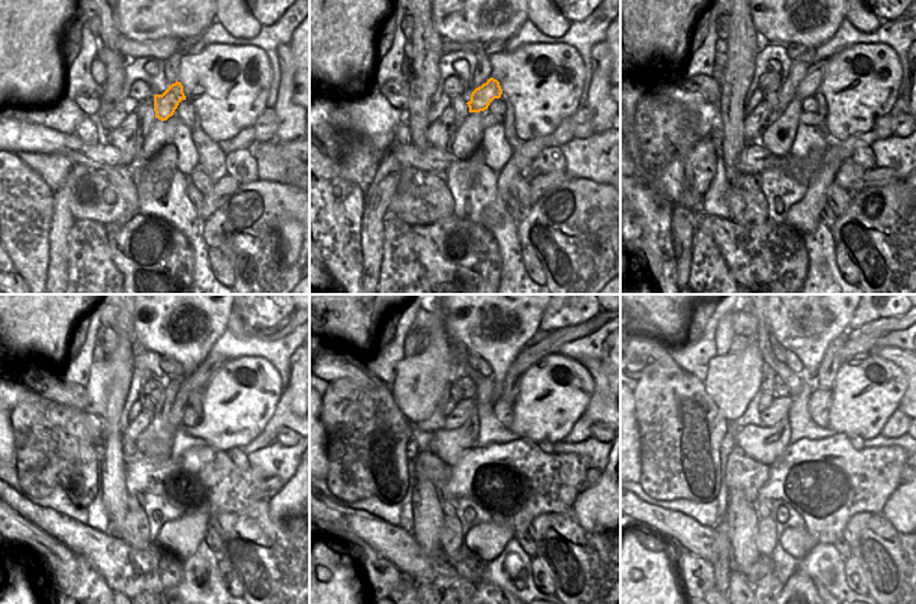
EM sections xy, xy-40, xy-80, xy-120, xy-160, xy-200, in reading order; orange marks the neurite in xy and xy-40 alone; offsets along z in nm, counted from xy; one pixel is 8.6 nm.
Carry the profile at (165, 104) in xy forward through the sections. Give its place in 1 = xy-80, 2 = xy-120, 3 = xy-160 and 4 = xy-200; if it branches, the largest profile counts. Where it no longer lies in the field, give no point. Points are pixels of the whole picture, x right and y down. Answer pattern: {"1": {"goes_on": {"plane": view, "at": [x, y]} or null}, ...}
{"1": {"goes_on": {"plane": "xy-80", "at": [807, 88]}}, "2": {"goes_on": {"plane": "xy-120", "at": [206, 370]}}, "3": {"goes_on": {"plane": "xy-160", "at": [554, 340]}}, "4": {"goes_on": {"plane": "xy-200", "at": [851, 349]}}}

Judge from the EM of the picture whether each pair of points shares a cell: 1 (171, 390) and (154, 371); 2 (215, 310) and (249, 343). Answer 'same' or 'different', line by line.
1: different
2: different

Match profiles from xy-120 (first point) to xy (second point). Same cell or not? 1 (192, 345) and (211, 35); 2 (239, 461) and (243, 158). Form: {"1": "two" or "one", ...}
{"1": "two", "2": "one"}

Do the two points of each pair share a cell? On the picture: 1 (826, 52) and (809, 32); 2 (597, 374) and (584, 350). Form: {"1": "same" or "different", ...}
{"1": "different", "2": "different"}

